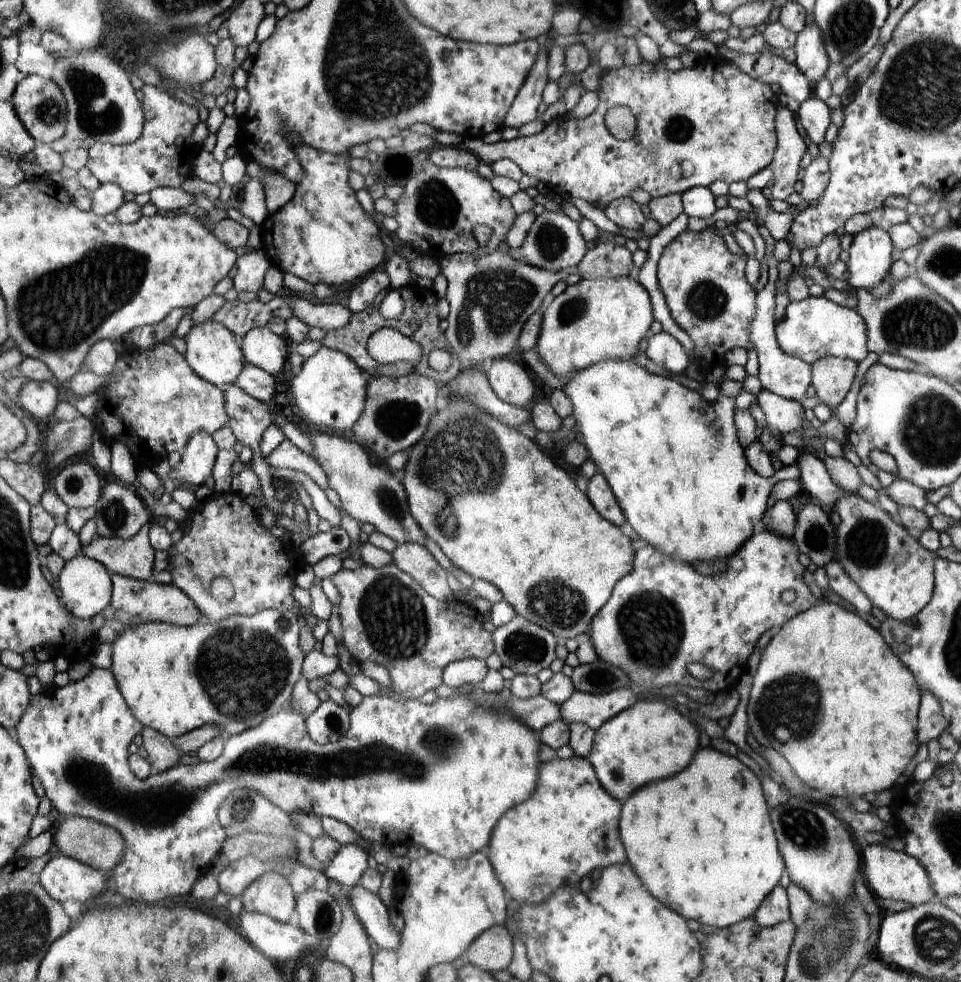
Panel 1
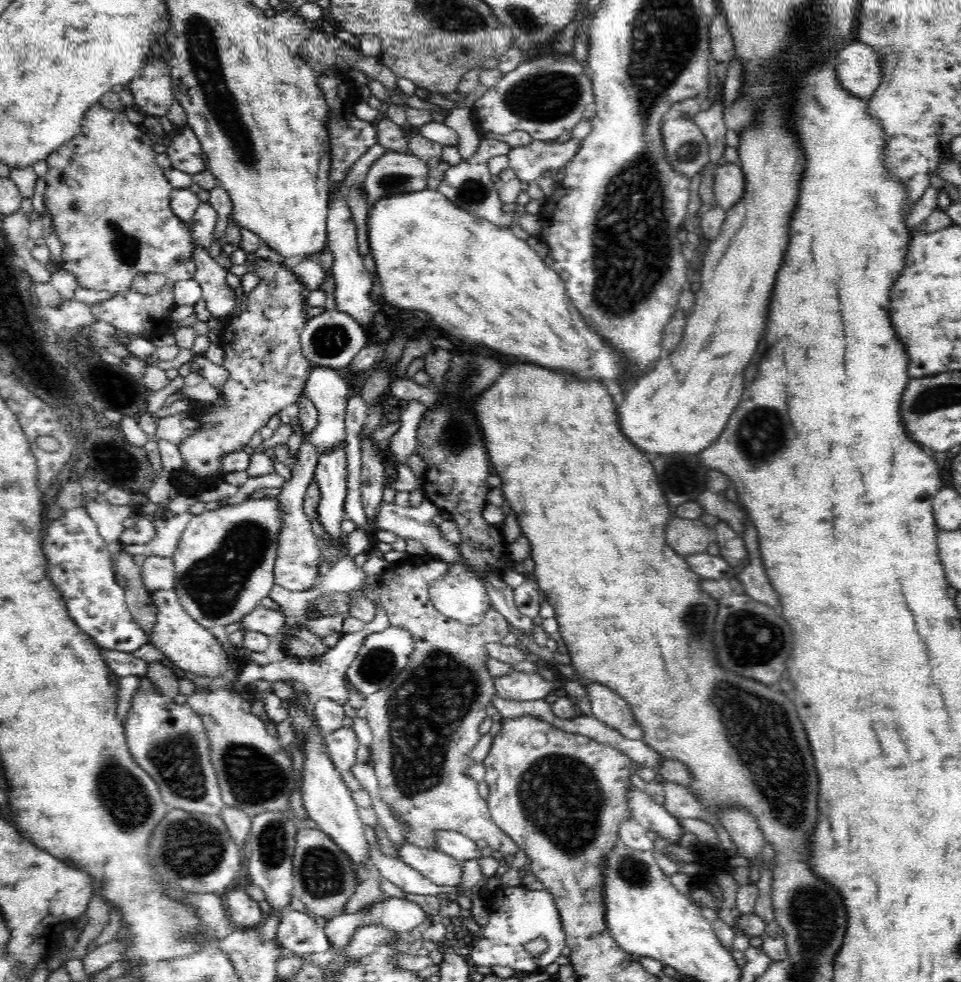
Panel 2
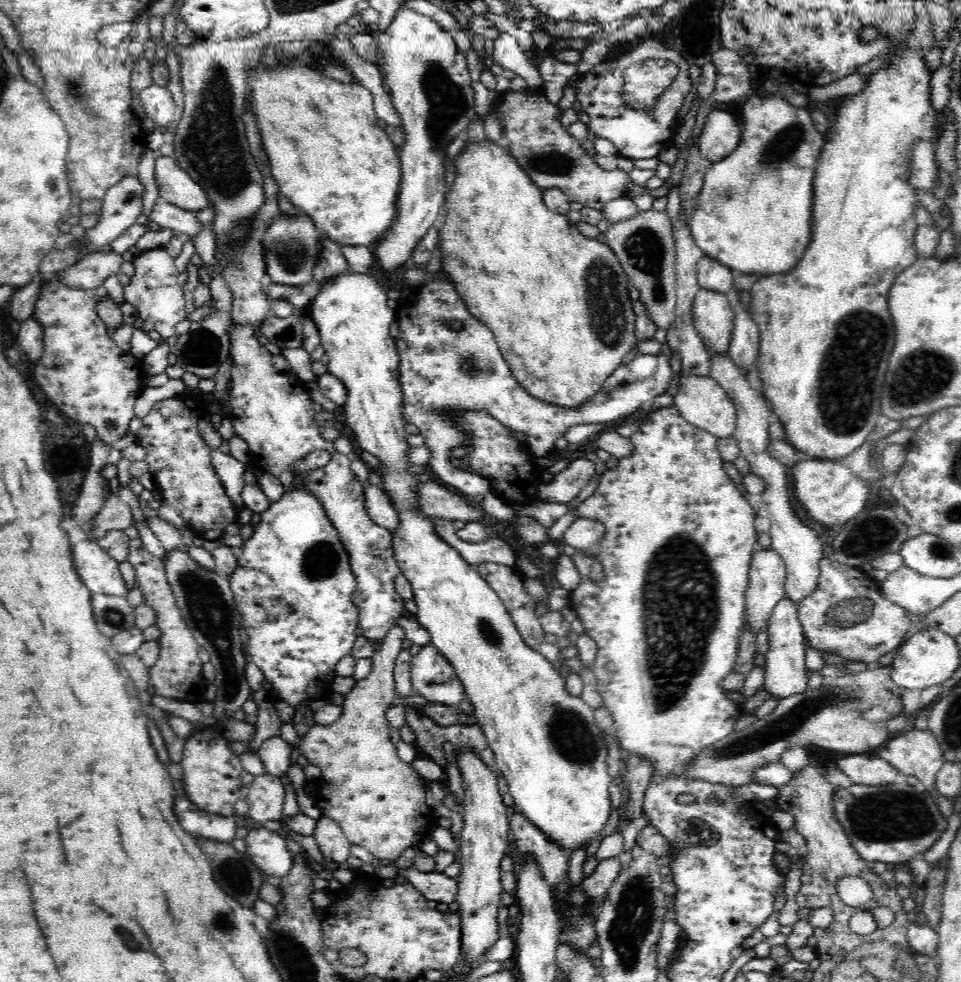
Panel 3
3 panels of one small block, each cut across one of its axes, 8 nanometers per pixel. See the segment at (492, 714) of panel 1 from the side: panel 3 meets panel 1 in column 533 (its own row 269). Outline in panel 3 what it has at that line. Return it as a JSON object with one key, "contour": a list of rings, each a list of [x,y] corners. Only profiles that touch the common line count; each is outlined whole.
{"contour":[[[768,93],[768,96],[760,97],[751,94],[747,96],[746,103],[742,108],[742,120],[744,120],[744,132],[742,132],[740,144],[725,159],[713,162],[703,178],[702,192],[698,194],[698,202],[691,214],[691,233],[693,239],[703,254],[717,260],[731,270],[742,274],[756,274],[756,276],[768,276],[768,274],[784,274],[798,264],[802,254],[806,252],[810,244],[810,232],[812,232],[812,206],[814,206],[814,168],[818,164],[818,156],[822,152],[825,137],[816,128],[810,110],[796,107],[788,103],[782,96]]]}

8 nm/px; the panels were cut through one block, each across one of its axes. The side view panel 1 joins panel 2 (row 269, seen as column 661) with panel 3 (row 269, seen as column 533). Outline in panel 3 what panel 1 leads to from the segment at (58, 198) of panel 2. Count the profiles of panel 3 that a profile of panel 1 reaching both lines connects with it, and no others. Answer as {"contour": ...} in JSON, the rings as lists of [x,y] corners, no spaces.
{"contour":[[[158,247],[140,252],[132,263],[135,273],[130,277],[129,284],[124,286],[125,302],[137,308],[139,317],[145,321],[148,332],[153,336],[164,339],[177,336],[176,324],[182,322],[188,314],[182,287],[176,283],[179,272],[174,258],[168,255],[165,247]]]}

